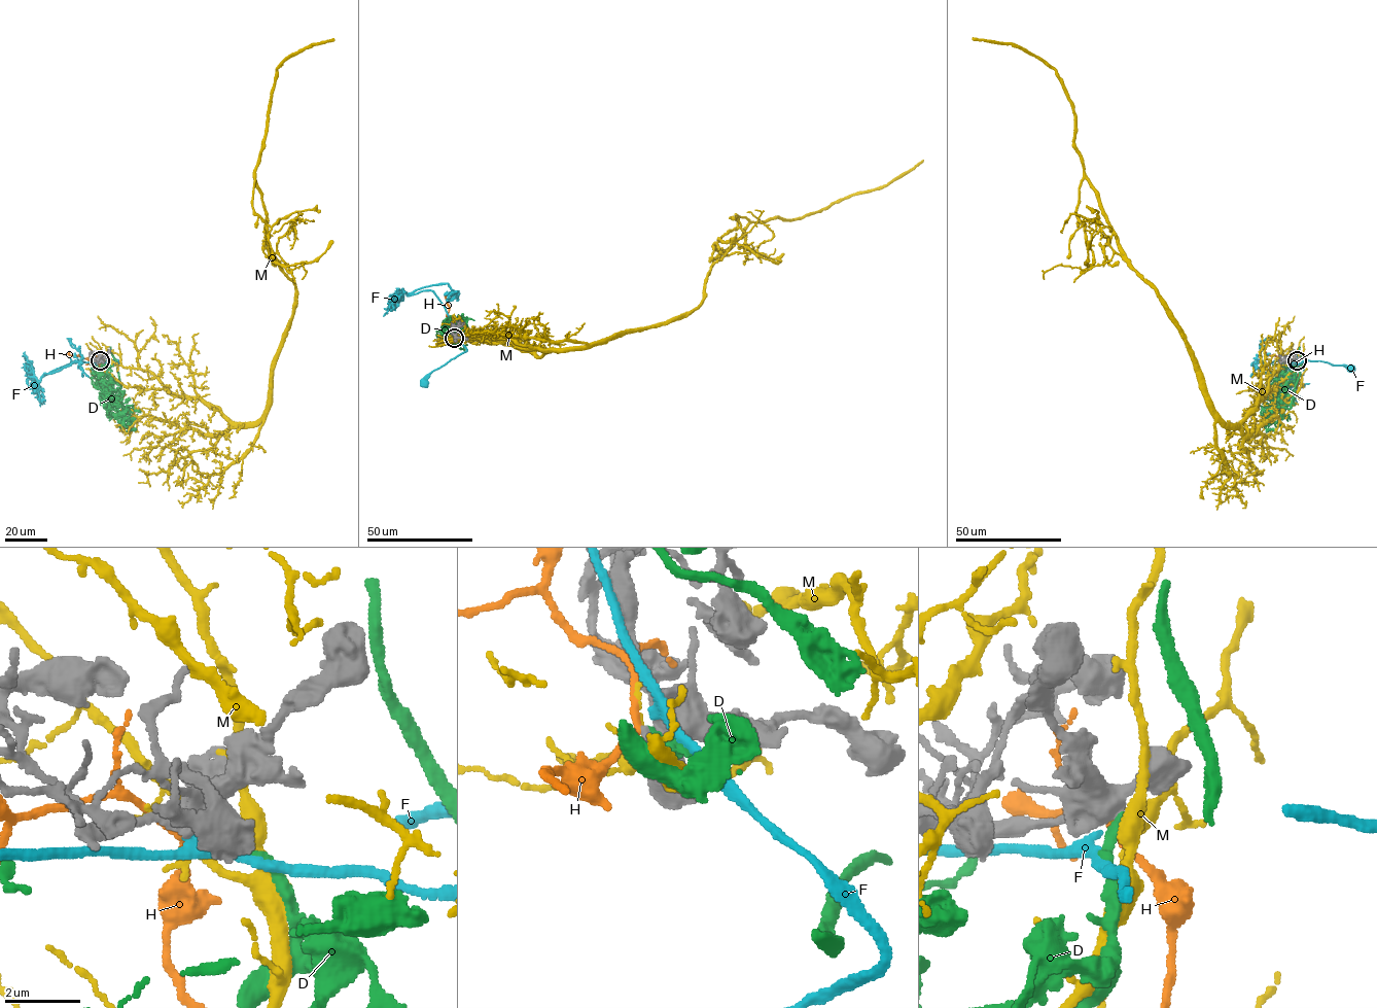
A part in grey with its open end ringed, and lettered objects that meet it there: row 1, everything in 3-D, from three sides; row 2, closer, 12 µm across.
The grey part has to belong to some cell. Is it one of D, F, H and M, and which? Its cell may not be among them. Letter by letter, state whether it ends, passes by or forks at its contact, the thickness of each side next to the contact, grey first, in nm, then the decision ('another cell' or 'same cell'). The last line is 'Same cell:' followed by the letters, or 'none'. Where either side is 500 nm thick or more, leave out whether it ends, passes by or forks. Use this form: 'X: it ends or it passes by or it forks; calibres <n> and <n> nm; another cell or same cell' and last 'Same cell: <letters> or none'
D: calibres 550 and 440 nm; same cell
F: it passes by; calibres 400 and 280 nm; another cell
H: it passes by; calibres 360 and 170 nm; another cell
M: it forks; calibres 440 and 300 nm; another cell
Same cell: D

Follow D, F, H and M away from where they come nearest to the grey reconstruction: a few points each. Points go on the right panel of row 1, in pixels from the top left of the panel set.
D: (1297, 360), (1295, 386), (1278, 397), (1289, 405), (1299, 377), (1302, 358), (1299, 347)
F: (1295, 361), (1298, 365), (1304, 360), (1320, 360), (1350, 369)
H: (1297, 361), (1268, 355), (1265, 351)
M: (1297, 361), (1225, 423), (1085, 175), (1057, 71), (972, 38)

